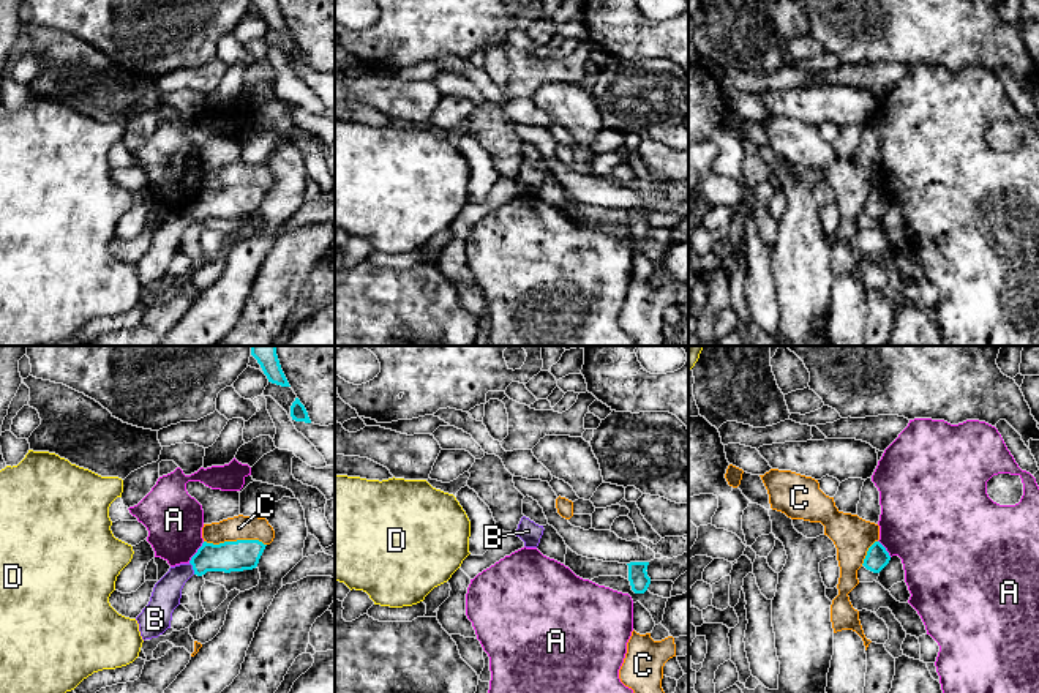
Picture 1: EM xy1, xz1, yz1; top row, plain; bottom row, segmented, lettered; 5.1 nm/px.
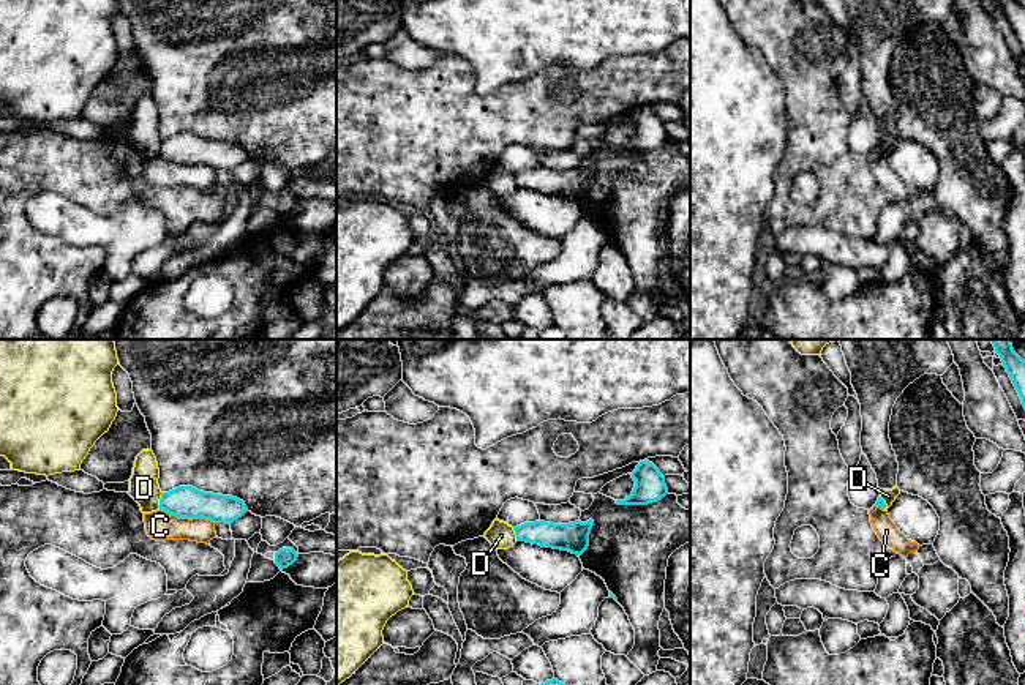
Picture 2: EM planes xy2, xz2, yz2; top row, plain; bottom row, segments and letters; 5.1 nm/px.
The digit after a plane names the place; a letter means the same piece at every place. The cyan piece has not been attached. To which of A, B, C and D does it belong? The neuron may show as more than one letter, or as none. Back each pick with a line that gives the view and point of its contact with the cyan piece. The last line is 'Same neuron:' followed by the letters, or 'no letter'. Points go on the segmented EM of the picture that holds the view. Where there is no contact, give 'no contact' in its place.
B: meets cyan in xy1 at (193, 569)
Same neuron: B

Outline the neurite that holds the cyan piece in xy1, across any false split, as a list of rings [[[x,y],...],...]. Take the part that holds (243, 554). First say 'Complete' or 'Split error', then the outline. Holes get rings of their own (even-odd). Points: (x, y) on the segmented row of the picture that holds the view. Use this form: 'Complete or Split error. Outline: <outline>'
Split error. Outline: [[[259,540],[219,545],[204,541],[188,564],[171,567],[155,584],[148,605],[136,617],[142,639],[158,638],[171,628],[172,612],[180,605],[182,589],[193,575],[253,570],[257,567],[265,546]]]

